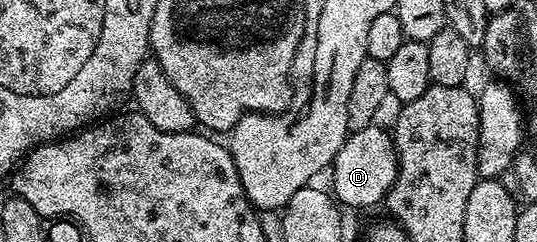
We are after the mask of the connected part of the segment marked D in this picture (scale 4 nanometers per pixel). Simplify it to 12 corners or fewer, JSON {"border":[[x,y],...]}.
{"border":[[352,131],[333,158],[342,207],[378,205],[397,175],[392,133]]}

